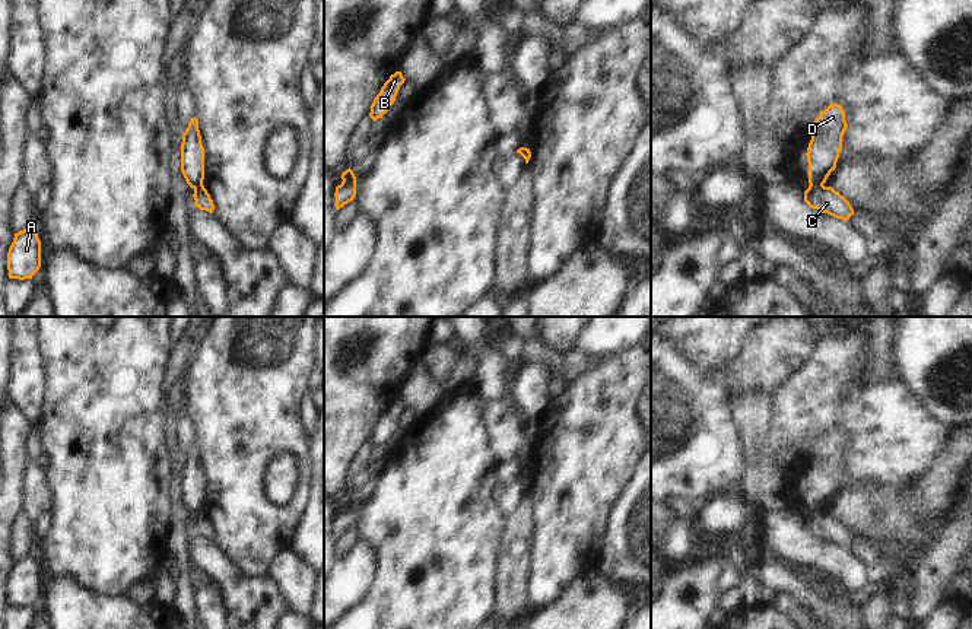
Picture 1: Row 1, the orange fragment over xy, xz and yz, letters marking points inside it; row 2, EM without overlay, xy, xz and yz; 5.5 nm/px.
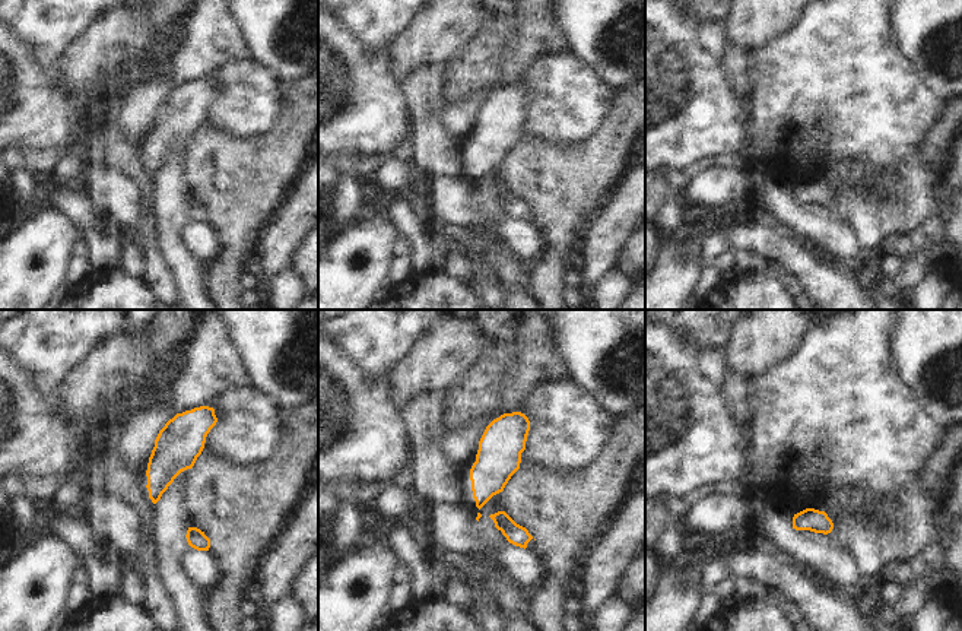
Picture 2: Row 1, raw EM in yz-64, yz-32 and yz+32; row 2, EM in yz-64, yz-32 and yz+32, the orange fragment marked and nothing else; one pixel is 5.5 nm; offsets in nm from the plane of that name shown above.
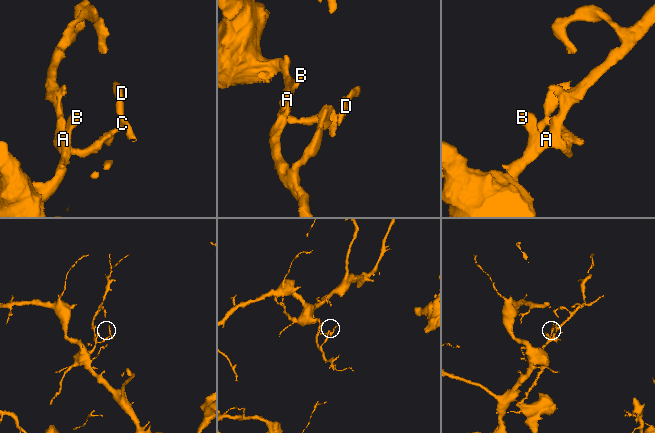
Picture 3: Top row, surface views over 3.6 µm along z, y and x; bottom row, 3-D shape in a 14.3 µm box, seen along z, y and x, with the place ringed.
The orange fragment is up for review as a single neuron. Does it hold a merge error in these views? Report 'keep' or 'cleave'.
cleave

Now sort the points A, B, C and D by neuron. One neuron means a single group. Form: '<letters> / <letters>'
A B C / D

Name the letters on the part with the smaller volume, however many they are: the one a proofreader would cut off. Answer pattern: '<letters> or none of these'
D

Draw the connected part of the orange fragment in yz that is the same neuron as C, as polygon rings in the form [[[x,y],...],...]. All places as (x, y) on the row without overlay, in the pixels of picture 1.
[[[820,511],[809,512],[804,518],[804,528],[811,536],[828,540],[836,546],[848,547],[854,541],[854,536],[849,528],[832,514]]]

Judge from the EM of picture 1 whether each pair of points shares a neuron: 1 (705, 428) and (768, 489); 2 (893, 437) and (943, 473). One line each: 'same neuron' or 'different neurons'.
1: different neurons
2: different neurons

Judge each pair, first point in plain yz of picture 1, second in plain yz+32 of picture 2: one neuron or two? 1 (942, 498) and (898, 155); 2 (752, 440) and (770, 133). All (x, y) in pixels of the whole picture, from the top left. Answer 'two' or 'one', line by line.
1: two
2: two

